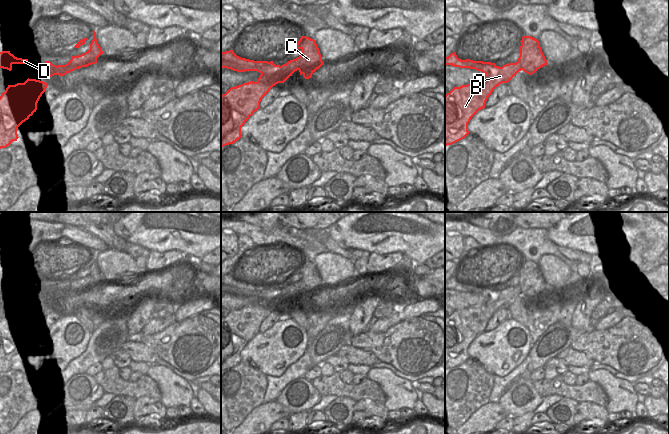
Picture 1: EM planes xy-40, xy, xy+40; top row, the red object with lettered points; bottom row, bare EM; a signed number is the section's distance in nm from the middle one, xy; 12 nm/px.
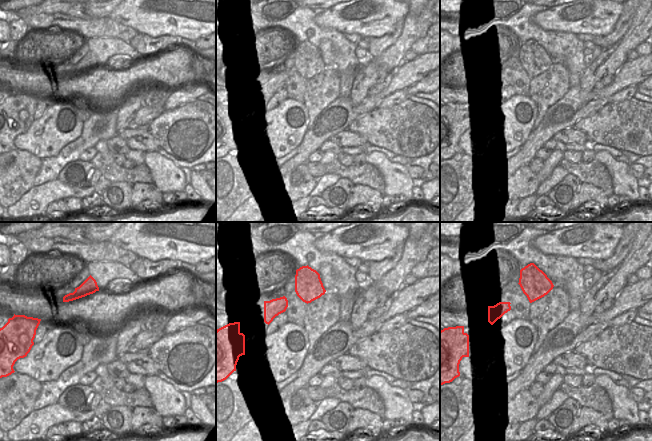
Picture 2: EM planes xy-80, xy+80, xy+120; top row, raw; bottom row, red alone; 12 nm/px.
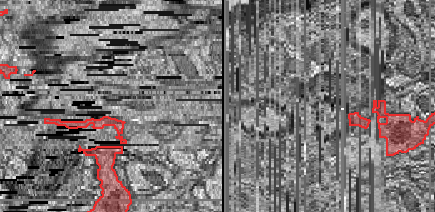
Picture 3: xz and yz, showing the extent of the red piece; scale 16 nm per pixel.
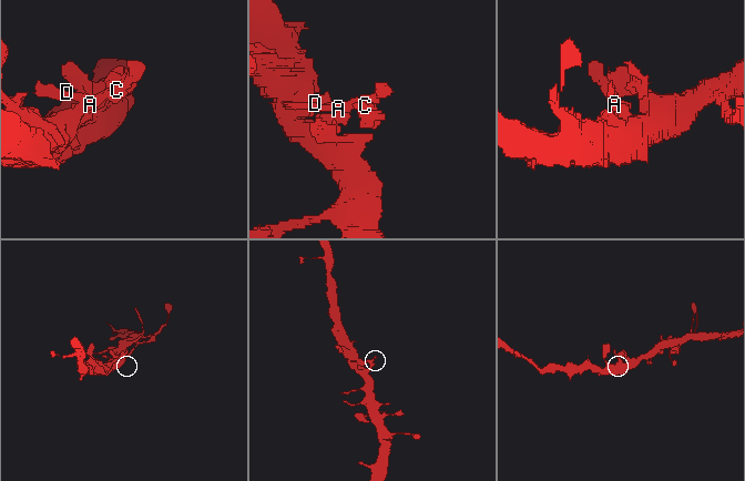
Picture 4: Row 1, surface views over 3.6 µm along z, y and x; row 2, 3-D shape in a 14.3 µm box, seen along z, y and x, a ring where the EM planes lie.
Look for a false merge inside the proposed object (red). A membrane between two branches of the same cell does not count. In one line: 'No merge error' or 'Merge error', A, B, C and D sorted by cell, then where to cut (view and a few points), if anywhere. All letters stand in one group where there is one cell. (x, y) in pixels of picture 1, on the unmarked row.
Merge error. Groups: A B D / C. Split along xy (280, 290), (283, 296), (293, 296)

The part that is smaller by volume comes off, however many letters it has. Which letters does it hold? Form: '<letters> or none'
C

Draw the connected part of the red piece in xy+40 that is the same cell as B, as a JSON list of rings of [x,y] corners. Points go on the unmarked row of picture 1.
[[[456,277],[445,281],[445,289],[470,292],[485,299],[478,308],[454,311],[445,319],[445,370],[452,369],[468,360],[468,347],[481,333],[485,332],[488,321],[502,307],[507,307],[518,296],[507,297],[495,287],[461,284]]]

